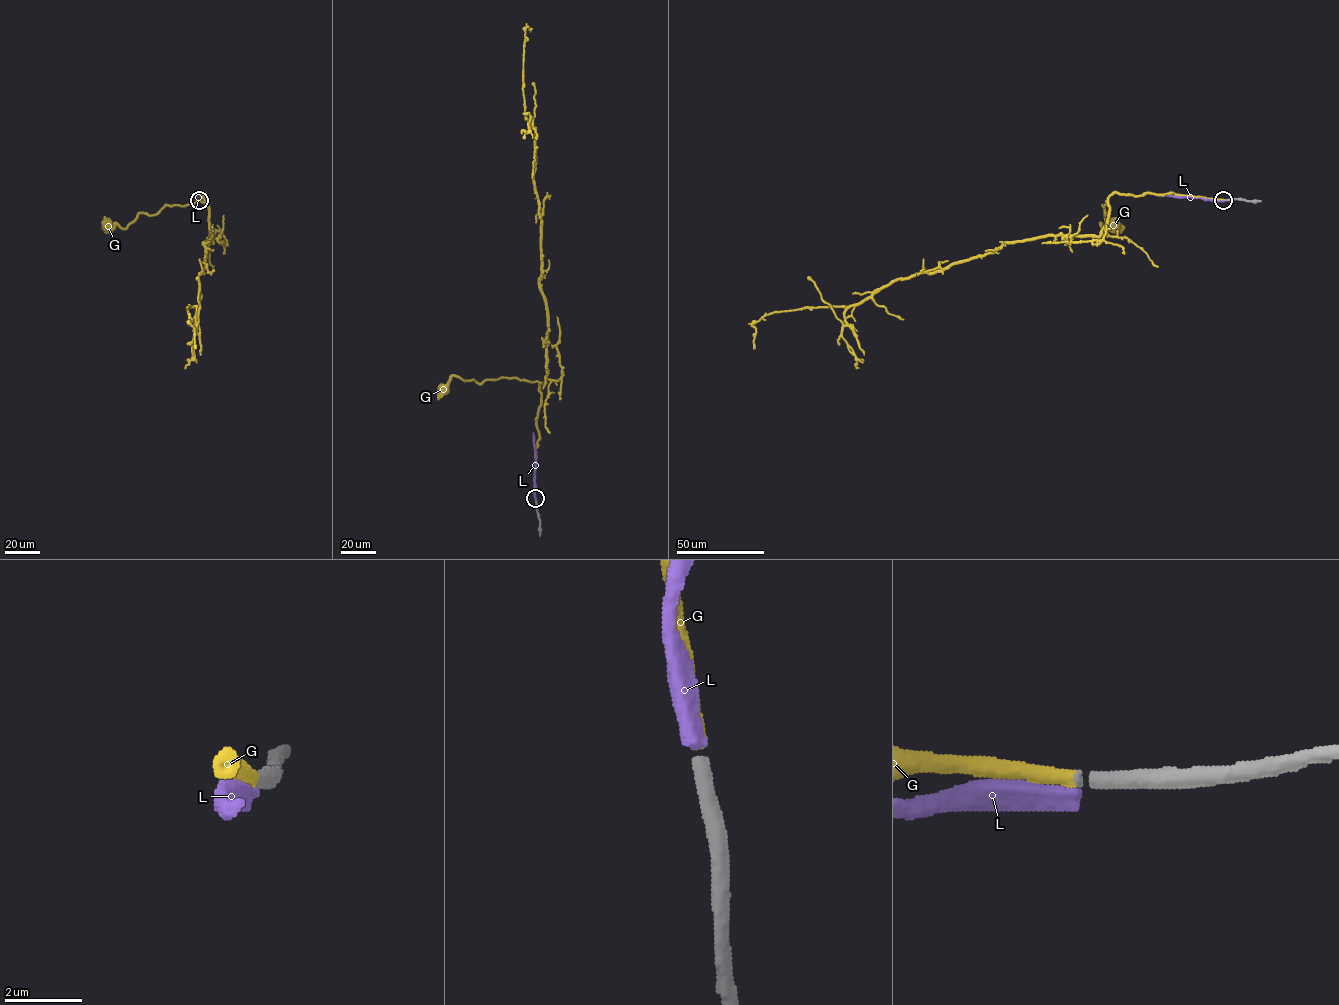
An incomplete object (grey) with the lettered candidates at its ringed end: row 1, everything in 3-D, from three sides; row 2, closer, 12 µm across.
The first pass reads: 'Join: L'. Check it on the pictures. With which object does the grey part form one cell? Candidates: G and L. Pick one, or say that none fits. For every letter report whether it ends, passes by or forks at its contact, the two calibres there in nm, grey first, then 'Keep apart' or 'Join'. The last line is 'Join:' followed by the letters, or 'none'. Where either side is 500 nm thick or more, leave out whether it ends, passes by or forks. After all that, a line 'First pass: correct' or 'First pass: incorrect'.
G: It ends there. Thickness 280 nm (grey) against 400 nm. Join
L: Thickness 240 nm (grey) against 500 nm. Keep apart
Join: G
First pass: incorrect

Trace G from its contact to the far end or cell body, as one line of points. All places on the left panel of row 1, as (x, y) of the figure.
G: (200, 200), (203, 192), (203, 202), (139, 213), (125, 228), (108, 225)

